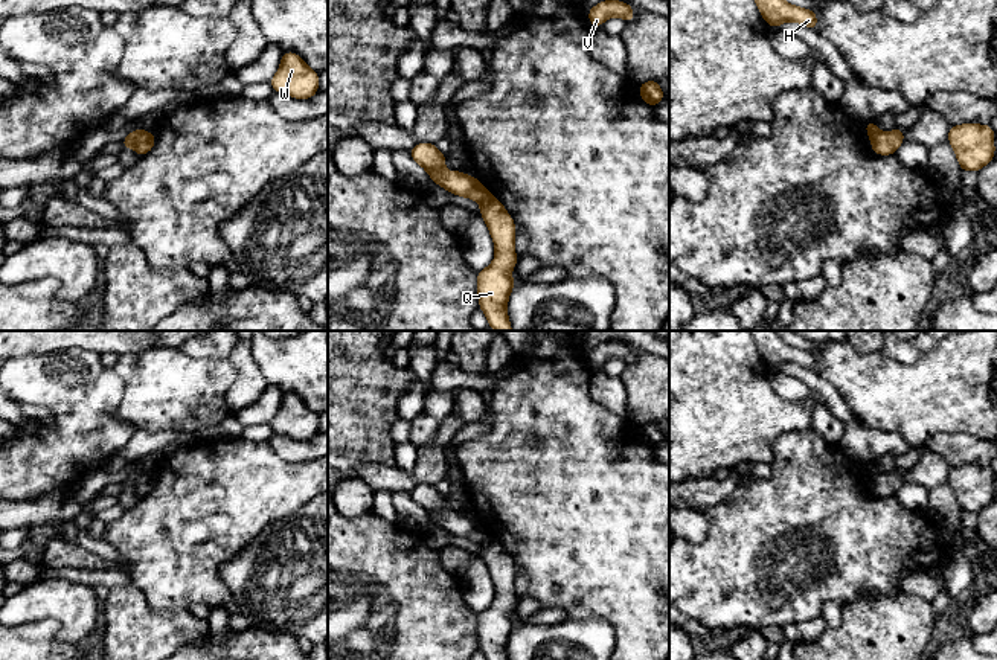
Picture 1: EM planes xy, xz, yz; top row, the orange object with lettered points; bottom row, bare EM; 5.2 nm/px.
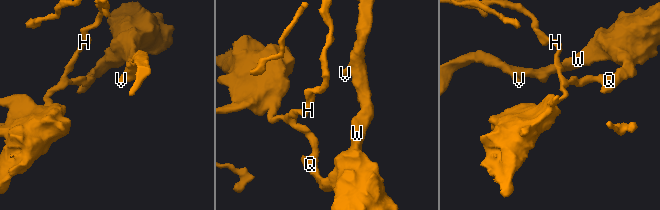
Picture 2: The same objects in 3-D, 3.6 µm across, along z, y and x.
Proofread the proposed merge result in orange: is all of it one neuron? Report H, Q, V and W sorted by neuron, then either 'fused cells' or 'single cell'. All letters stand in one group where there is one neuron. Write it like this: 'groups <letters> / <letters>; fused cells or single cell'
groups H / Q V W; fused cells

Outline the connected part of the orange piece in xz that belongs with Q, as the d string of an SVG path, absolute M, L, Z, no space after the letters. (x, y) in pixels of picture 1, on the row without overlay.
M491 535L479 544L480 556L495 587L491 607L477 613L479 649L486 660L508 660L508 640L515 626L511 611L518 602L514 591L517 569L505 547Z

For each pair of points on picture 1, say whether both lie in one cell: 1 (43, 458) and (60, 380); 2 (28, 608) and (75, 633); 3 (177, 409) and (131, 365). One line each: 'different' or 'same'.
1: different
2: same
3: same

